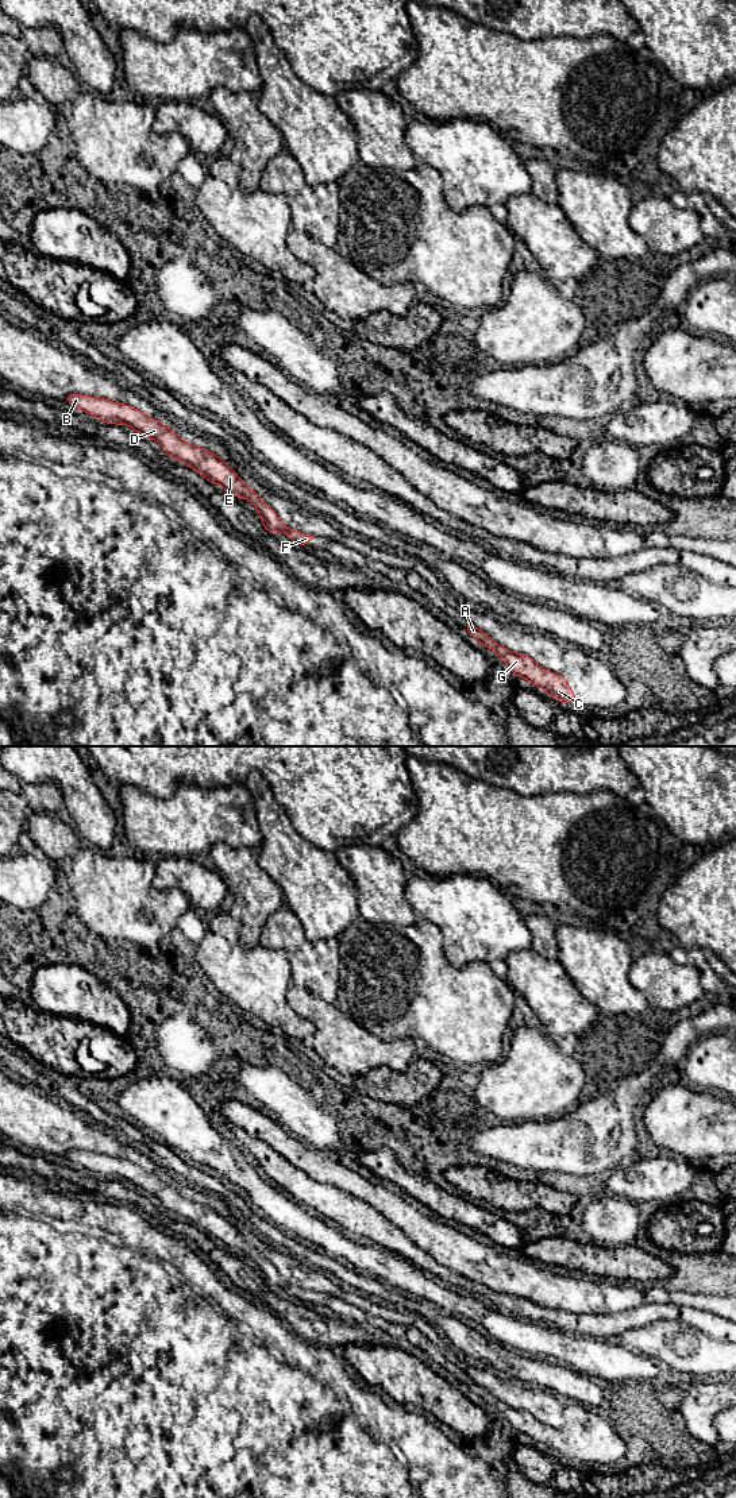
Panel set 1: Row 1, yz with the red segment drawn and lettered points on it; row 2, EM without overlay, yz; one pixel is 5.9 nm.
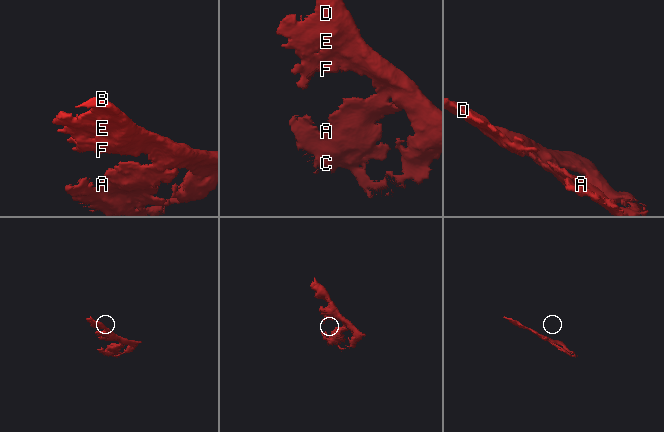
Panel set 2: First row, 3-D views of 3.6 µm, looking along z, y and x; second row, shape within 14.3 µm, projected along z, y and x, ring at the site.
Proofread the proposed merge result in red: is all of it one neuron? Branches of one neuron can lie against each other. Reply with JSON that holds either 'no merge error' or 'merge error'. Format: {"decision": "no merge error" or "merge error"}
{"decision": "no merge error"}

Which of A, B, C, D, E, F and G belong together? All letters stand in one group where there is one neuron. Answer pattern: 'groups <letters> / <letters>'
groups A B C D E F G

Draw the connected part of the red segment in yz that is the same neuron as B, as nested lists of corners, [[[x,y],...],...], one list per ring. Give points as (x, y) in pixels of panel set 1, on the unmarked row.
[[[70,1150],[65,1154],[65,1158],[93,1173],[99,1173],[101,1178],[128,1180],[134,1188],[159,1198],[172,1215],[185,1217],[186,1221],[203,1231],[212,1240],[221,1240],[231,1252],[248,1255],[261,1269],[265,1286],[270,1289],[280,1286],[300,1302],[307,1302],[315,1294],[315,1292],[307,1292],[298,1286],[289,1285],[278,1274],[277,1269],[254,1246],[247,1243],[224,1216],[207,1205],[189,1201],[158,1175],[143,1170],[130,1161],[116,1159],[99,1153]]]

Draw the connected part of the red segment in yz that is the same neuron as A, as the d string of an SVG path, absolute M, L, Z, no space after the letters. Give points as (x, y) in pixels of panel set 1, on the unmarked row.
M467 1377L463 1383L485 1404L494 1405L515 1432L525 1433L539 1444L544 1444L550 1452L558 1455L563 1460L574 1460L577 1451L571 1447L566 1433L543 1425L529 1412L508 1406L475 1383L470 1377Z

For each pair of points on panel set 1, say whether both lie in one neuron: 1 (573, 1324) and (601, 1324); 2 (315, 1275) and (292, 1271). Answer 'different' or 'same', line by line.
1: same
2: same

